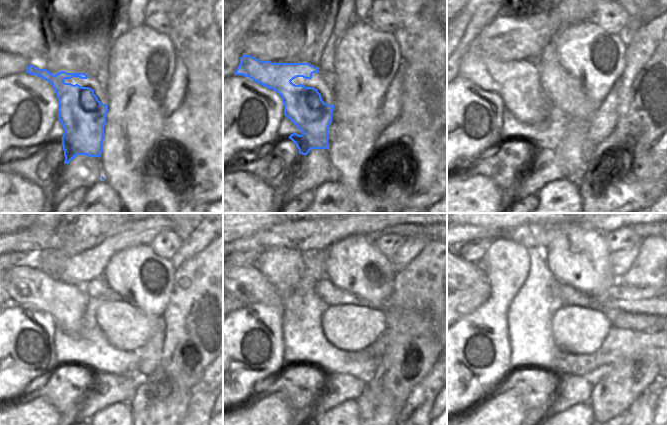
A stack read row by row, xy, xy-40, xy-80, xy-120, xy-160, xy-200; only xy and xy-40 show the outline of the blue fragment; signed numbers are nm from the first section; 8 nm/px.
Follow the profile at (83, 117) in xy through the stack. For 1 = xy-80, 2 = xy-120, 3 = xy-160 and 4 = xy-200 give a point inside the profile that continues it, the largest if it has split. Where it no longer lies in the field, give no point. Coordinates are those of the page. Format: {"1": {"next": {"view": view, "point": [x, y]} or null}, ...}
{"1": {"next": {"view": "xy-80", "point": [528, 104]}}, "2": {"next": {"view": "xy-120", "point": [28, 286]}}, "3": {"next": {"view": "xy-160", "point": [246, 283]}}, "4": {"next": {"view": "xy-200", "point": [467, 274]}}}

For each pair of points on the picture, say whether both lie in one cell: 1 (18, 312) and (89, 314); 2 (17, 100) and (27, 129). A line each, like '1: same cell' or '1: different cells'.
1: different cells
2: same cell

